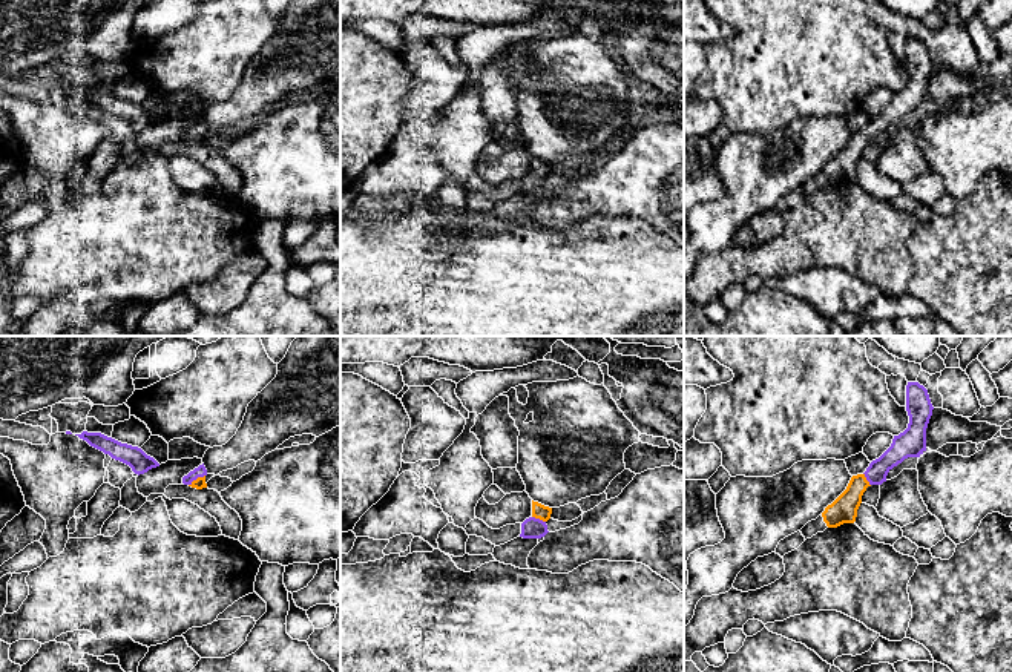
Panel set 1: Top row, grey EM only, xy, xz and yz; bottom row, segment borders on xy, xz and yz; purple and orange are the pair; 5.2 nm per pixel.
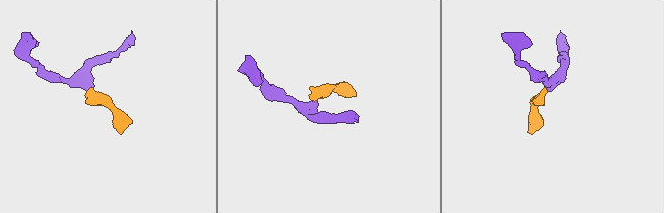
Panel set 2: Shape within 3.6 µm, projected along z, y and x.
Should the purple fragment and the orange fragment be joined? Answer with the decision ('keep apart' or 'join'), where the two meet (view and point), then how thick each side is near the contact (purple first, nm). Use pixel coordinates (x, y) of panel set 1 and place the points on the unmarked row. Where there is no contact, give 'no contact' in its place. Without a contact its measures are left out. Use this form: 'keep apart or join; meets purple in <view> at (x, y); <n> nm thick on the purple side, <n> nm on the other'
join; meets purple in xy at (197, 134); 60 nm thick on the purple side, 60 nm on the other

